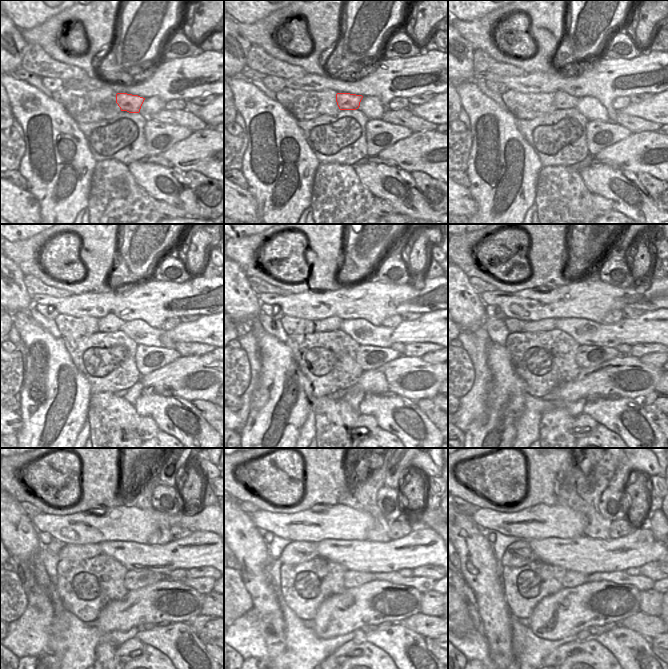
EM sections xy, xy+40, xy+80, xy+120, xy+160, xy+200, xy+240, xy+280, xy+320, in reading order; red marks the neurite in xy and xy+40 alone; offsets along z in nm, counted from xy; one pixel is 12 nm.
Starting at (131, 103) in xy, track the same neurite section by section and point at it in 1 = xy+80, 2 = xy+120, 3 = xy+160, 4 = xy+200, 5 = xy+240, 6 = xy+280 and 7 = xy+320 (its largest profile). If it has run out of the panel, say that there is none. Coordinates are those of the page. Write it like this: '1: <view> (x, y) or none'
1: xy+80 (563, 100)
2: xy+120 (110, 323)
3: xy+160 (332, 323)
4: xy+200 (548, 324)
5: xy+240 (70, 552)
6: xy+280 (297, 552)
7: xy+320 (518, 554)

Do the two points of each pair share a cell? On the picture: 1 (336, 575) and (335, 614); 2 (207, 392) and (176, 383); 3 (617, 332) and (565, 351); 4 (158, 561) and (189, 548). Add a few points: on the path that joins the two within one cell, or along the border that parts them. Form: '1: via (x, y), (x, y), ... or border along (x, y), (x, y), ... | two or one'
1: border along (345, 588), (340, 593), (330, 594), (318, 608) | two
2: via (199, 391), (184, 389) | one
3: border along (561, 330), (569, 334), (580, 345) | two
4: via (166, 558), (175, 554), (181, 554) | one

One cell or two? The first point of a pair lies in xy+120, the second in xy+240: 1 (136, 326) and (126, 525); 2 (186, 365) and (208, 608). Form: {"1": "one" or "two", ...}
{"1": "two", "2": "two"}

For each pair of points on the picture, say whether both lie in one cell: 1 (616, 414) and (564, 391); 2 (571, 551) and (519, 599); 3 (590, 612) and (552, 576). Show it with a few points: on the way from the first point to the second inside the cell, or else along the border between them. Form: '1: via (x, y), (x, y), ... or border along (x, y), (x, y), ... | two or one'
1: border along (606, 396), (591, 398), (587, 401) | two
2: border along (536, 558), (550, 564), (559, 565), (566, 571) | two
3: border along (563, 588), (541, 599) | two

